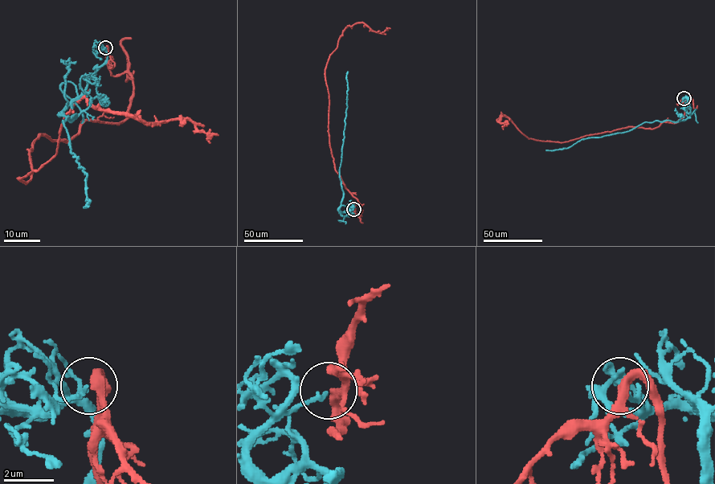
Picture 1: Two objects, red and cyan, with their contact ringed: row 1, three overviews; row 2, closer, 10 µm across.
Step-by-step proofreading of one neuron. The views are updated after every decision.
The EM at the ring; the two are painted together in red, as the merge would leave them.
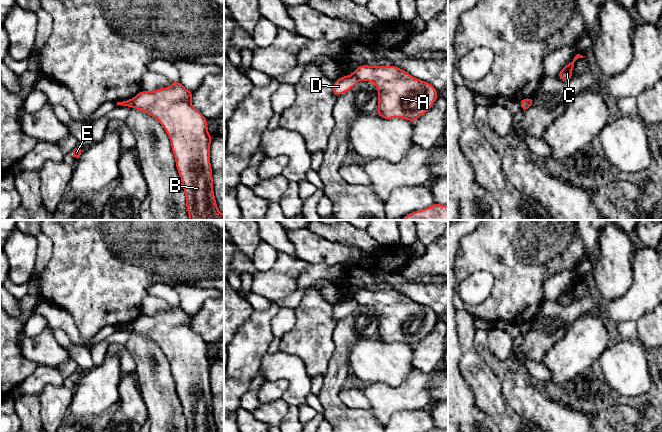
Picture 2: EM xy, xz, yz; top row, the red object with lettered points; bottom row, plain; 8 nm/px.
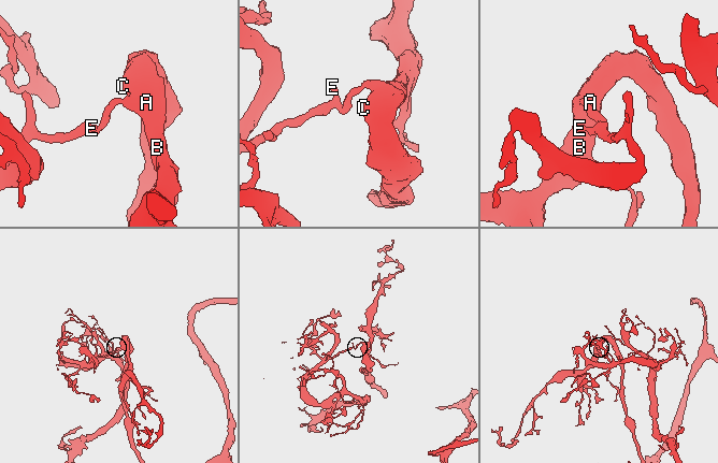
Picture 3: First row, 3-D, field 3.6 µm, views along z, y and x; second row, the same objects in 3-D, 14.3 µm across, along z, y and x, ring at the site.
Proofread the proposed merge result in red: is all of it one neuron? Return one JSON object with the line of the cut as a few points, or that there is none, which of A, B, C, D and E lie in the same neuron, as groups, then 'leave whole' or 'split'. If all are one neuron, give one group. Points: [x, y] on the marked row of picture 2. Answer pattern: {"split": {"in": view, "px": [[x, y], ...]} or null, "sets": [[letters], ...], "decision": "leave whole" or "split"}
{"split": {"in": "xy", "px": [[131, 99], [132, 106]]}, "sets": [["A", "B", "C"], ["D", "E"]], "decision": "split"}

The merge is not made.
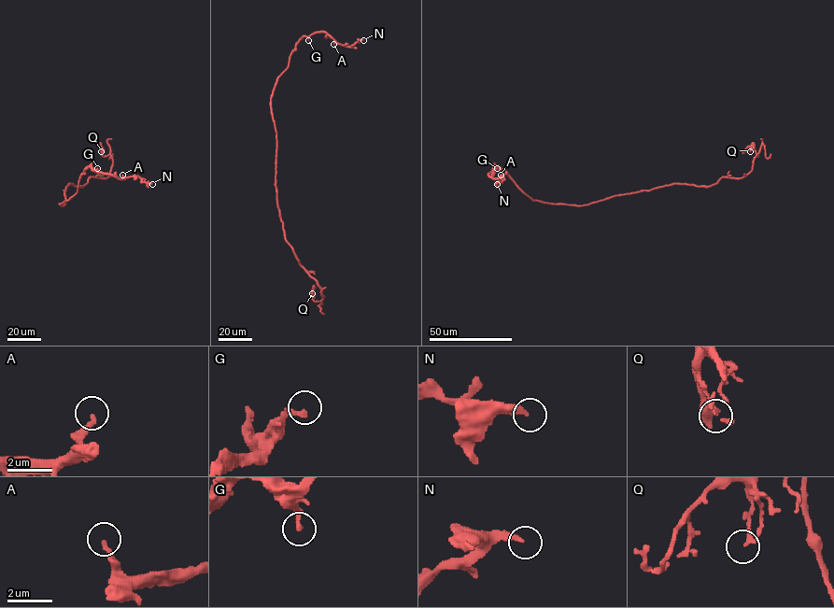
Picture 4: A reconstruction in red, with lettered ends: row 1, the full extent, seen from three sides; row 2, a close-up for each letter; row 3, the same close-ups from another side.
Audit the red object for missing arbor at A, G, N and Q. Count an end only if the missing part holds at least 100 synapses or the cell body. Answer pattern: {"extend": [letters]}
{"extend": ["N"]}

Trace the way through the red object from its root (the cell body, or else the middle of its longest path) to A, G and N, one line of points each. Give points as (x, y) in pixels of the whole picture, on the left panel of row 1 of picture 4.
A: (64, 196), (63, 205), (60, 204), (77, 192), (79, 176), (90, 166), (119, 177), (123, 177), (122, 175)
G: (64, 196), (63, 205), (60, 204), (77, 192), (79, 176), (84, 171), (90, 166), (93, 171), (97, 168)
N: (64, 196), (63, 205), (60, 204), (77, 192), (79, 176), (90, 166), (119, 177), (138, 176), (152, 184)

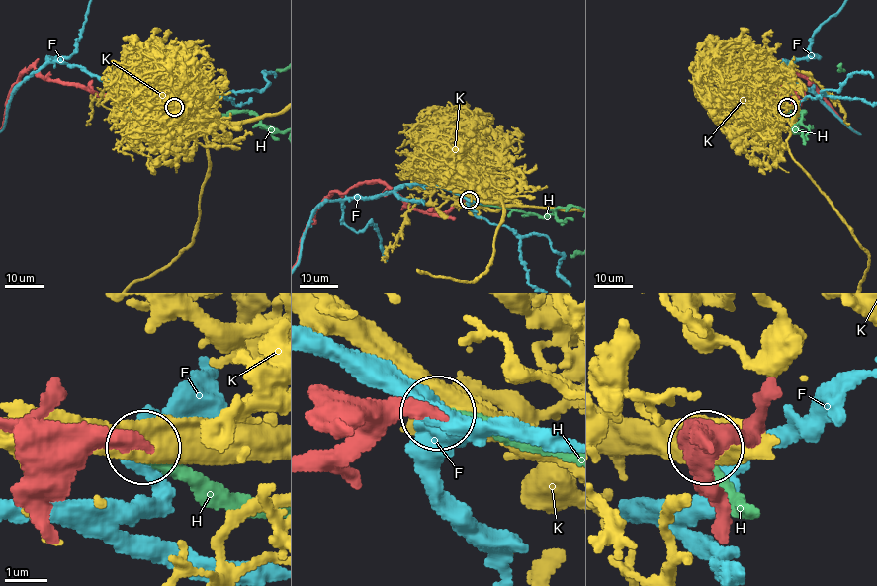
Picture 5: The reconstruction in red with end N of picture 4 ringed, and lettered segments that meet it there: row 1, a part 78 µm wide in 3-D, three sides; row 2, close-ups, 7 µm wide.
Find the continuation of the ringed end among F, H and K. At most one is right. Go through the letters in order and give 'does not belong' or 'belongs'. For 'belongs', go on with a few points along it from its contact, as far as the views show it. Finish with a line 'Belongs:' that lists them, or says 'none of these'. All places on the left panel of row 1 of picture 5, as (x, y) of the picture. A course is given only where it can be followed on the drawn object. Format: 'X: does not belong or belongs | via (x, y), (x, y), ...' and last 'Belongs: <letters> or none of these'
F: does not belong
H: belongs
K: does not belong
Belongs: H

